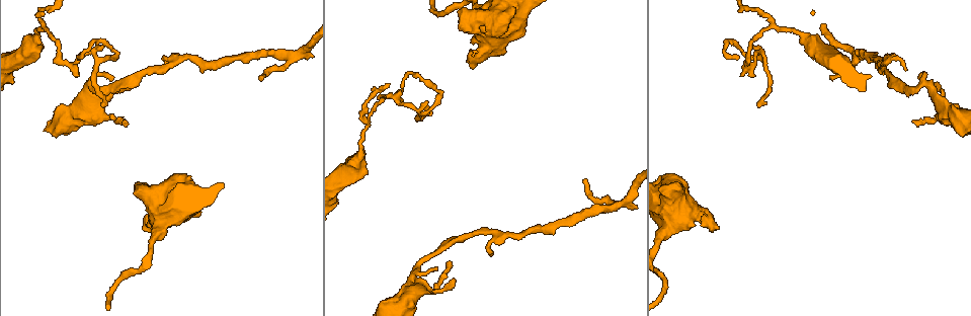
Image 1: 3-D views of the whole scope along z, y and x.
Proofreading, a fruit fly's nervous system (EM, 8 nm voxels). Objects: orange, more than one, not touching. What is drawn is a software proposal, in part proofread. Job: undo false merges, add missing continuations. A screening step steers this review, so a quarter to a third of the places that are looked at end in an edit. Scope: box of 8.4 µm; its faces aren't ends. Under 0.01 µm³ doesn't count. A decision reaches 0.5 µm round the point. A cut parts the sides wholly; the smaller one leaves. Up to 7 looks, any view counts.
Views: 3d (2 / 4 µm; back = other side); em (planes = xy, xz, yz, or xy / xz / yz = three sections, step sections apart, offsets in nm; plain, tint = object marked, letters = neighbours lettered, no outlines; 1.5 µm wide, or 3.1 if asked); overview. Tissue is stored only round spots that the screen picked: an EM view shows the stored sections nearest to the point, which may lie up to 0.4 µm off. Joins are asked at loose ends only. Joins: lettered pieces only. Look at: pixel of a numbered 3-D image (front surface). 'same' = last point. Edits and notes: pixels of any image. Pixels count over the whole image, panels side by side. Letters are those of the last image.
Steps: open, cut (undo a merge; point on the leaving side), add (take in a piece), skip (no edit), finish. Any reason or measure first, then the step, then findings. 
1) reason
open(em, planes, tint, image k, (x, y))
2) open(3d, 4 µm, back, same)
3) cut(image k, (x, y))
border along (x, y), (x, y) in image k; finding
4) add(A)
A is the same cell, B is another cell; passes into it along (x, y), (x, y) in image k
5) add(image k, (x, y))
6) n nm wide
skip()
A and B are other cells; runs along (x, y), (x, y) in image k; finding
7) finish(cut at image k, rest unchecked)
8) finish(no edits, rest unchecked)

tapers out
open(3d, 2 µm, image 1, (260, 76))

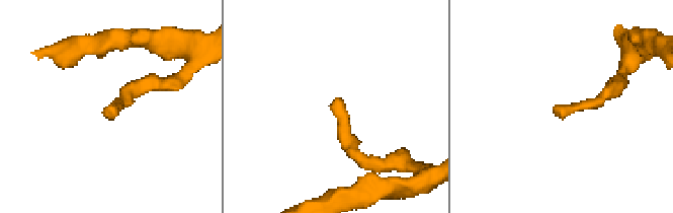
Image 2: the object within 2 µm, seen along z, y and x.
now the EM
open(em, yz, step 4, tint, image 2, (111, 105))

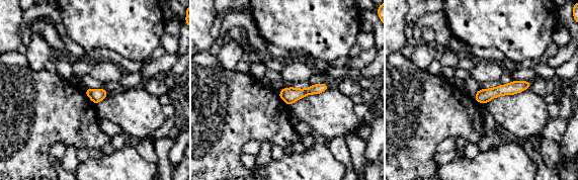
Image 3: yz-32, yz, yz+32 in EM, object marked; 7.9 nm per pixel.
open(em, xy, step 4, letters, same)

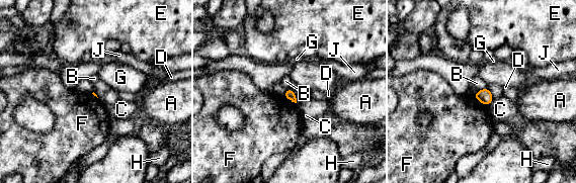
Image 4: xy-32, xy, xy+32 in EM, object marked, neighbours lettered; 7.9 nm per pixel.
skip()
A, B, C, D, E, F, G, H and J are other cells; border along (487, 87), (478, 91) in image 4; no lettered piece goes on from it

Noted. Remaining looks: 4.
calibre changes
open(em, yz, step 8, letters, image 1, (34, 45))

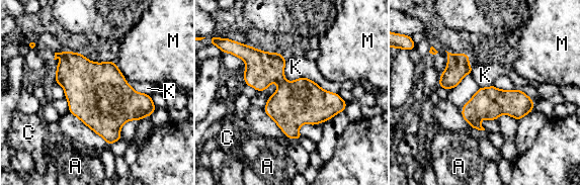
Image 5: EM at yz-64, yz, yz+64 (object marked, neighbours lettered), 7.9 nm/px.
skip()
A, C, K and M are other cells; border along (284, 57), (285, 80), (337, 94) in image 5; continuous, no second cell

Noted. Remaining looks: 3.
sharp bend
open(3d, 2 µm, back, image 1, (391, 97))

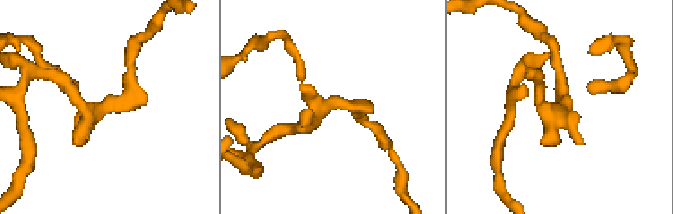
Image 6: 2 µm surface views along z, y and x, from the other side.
shape alone is not enough
open(em, planes, tint, image 6, (336, 103))

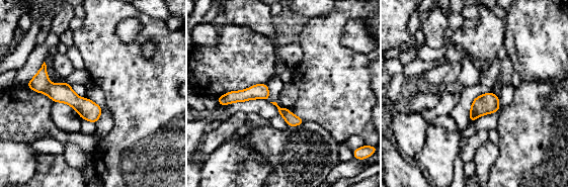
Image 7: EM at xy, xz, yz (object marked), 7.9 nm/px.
see the neighbours
open(em, planes, letters, same)

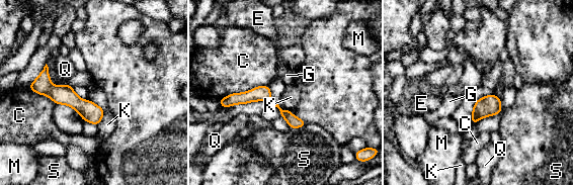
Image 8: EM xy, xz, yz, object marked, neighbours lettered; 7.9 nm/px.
120 nm wide
skip()
C, E, G, K, M, Q and S are other cells; runs along (222, 101), (264, 96), (301, 123) in image 8; all the same cell

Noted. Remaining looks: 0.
finish(no edits, rest unchecked)

